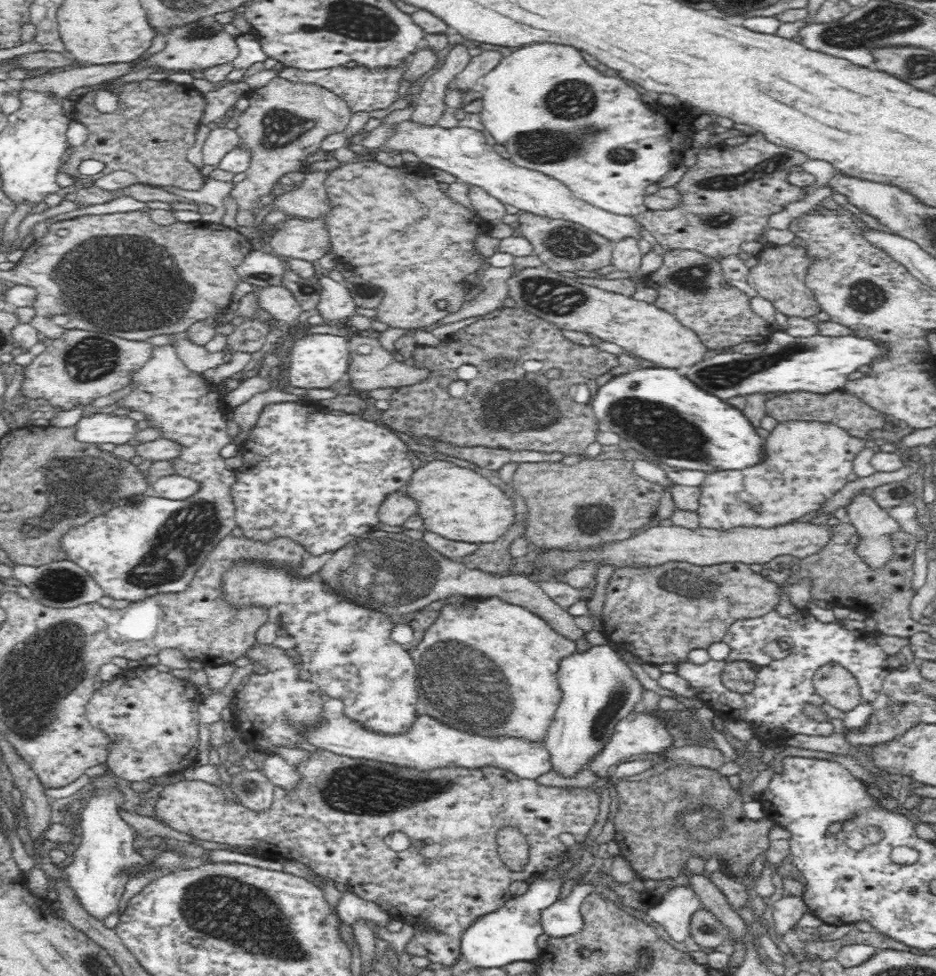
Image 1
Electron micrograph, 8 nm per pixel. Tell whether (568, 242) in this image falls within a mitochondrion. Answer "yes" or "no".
yes

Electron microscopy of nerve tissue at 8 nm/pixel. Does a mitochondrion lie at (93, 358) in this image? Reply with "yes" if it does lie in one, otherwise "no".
yes

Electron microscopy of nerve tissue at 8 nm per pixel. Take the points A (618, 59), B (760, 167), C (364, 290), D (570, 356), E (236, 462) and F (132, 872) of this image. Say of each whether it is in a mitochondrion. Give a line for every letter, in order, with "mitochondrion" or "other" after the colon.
A: other
B: mitochondrion
C: other
D: other
E: other
F: other

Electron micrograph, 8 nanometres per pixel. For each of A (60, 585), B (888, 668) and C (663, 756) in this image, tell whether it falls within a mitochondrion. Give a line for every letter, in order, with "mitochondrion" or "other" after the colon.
A: mitochondrion
B: other
C: other

